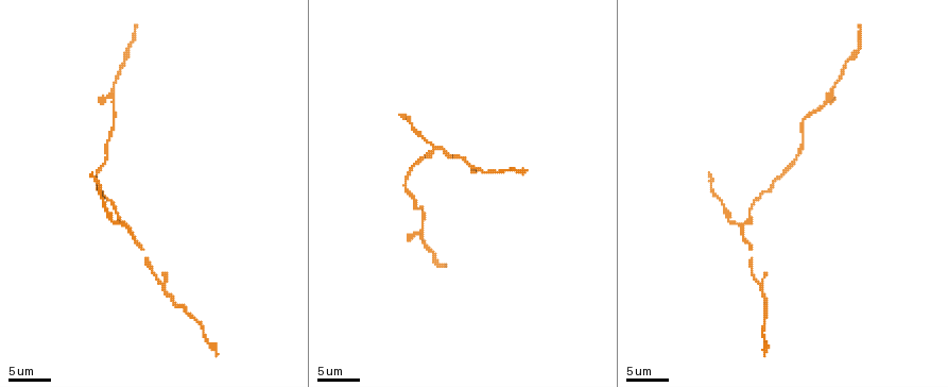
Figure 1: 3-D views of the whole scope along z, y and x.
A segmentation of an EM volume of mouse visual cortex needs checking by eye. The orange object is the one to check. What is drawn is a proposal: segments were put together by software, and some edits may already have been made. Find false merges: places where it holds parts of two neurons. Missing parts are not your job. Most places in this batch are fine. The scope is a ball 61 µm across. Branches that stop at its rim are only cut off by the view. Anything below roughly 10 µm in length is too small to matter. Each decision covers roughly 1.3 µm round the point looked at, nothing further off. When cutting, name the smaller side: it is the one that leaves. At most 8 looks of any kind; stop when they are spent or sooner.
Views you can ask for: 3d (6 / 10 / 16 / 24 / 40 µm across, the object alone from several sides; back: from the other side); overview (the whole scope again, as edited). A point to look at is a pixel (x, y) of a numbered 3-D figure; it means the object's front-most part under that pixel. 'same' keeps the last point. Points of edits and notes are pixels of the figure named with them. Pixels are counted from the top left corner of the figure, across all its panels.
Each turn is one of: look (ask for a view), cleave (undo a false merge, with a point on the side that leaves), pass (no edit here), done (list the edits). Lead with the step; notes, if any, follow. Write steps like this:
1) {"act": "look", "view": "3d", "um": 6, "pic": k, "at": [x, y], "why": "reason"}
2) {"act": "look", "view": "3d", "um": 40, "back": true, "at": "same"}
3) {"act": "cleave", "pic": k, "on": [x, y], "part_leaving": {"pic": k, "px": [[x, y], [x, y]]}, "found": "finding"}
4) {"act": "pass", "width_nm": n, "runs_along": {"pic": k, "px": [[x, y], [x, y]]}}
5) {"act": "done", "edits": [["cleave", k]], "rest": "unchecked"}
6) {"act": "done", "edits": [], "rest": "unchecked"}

{"act": "look", "view": "3d", "um": 10, "pic": 1, "at": [757, 282], "why": "thick turns thin"}

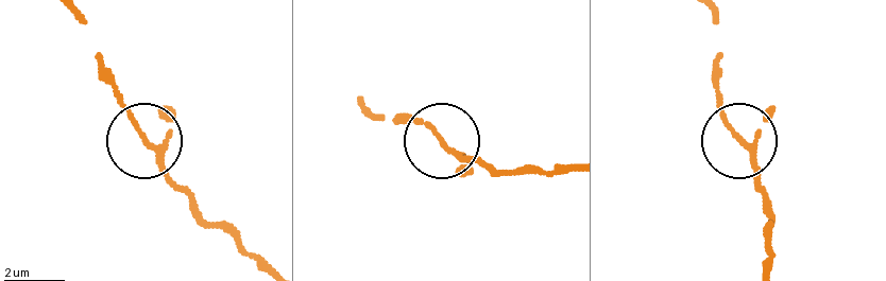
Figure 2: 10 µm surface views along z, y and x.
{"act": "look", "view": "3d", "um": 6, "pic": 2, "at": [737, 140]}

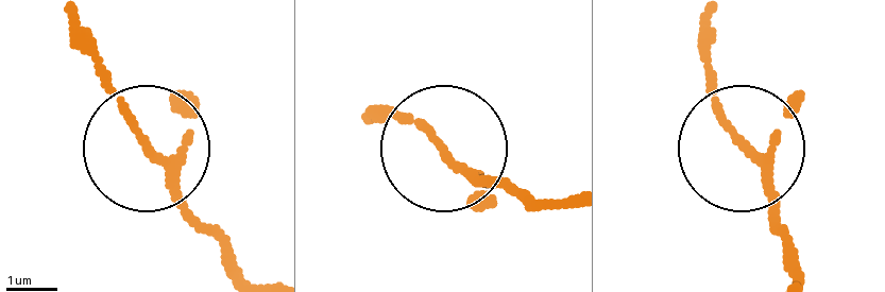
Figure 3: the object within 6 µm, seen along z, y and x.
{"act": "pass", "arms": 3, "found": "one neuron here"}

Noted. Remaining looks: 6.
{"act": "look", "view": "3d", "um": 10, "pic": 1, "at": [742, 230]}

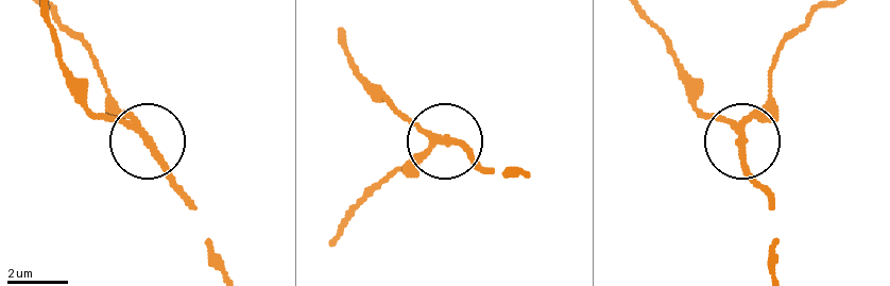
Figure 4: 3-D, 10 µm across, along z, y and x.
{"act": "look", "view": "3d", "um": 6, "pic": 4, "at": [148, 140]}

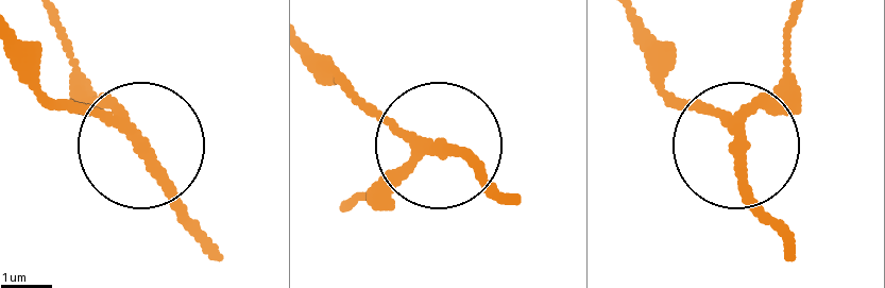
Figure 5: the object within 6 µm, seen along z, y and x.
{"act": "pass", "arms": 3, "runs_along": {"pic": 5, "px": [[792, 20], [779, 84], [733, 159], [779, 232]]}, "found": "continuous, no second neuron"}

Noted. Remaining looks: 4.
{"act": "look", "view": "3d", "um": 6, "pic": 1, "at": [108, 138], "why": "sudden change in width"}

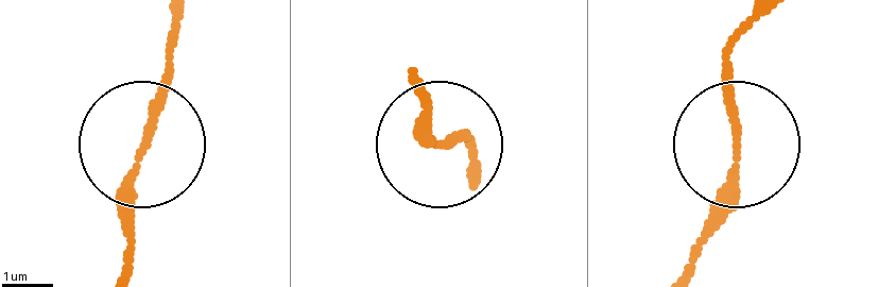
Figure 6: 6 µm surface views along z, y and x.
{"act": "pass", "runs_along": {"pic": 6, "px": [[125, 269], [134, 168], [172, 20]]}, "found": "continuous, no second neuron"}

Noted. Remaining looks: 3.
{"act": "look", "view": "3d", "um": 10, "pic": 1, "at": [423, 232], "why": "sudden change in width"}

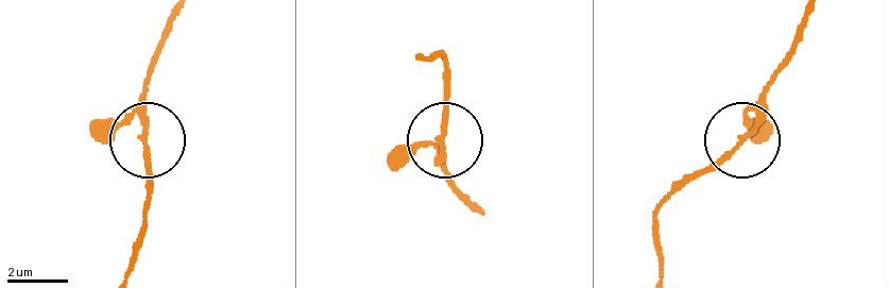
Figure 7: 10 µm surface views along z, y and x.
{"act": "look", "view": "3d", "um": 6, "pic": 7, "at": [144, 138]}

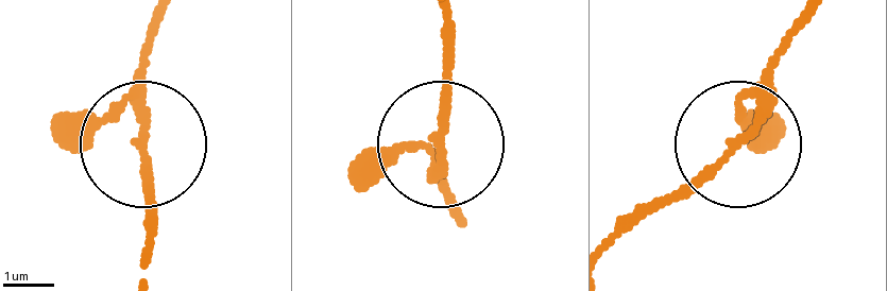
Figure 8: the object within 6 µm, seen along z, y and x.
{"act": "pass", "runs_along": {"pic": 8, "px": [[444, 14], [444, 200]]}, "found": "all the same neuron"}

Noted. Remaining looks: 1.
{"act": "done", "edits": [], "rest": "unchecked"}

